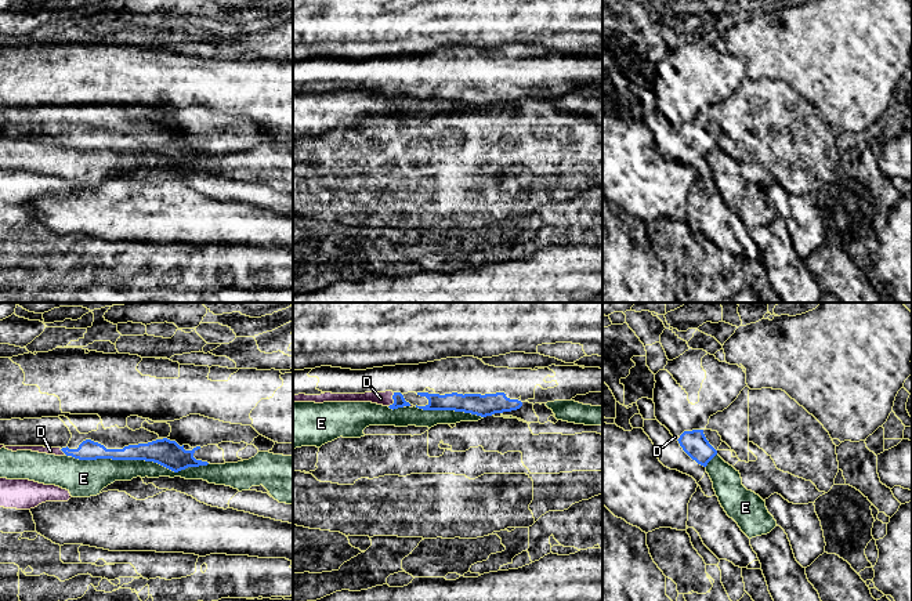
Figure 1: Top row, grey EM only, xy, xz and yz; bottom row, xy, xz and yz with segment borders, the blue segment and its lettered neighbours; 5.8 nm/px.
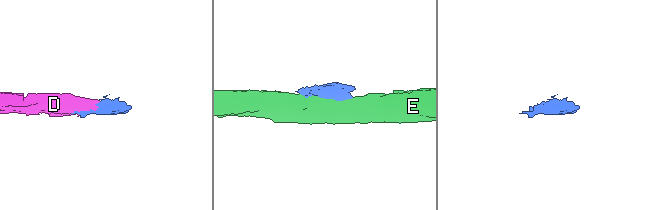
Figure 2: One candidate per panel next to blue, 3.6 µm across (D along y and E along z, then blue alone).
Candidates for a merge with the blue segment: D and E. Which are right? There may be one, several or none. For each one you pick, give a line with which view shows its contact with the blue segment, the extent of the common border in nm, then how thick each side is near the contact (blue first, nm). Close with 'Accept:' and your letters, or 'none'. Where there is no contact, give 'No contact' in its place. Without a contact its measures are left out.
D: Touches blue in xz. Shared border 90 nm. Thickness 70 nm (blue) against 80 nm
Accept: D

